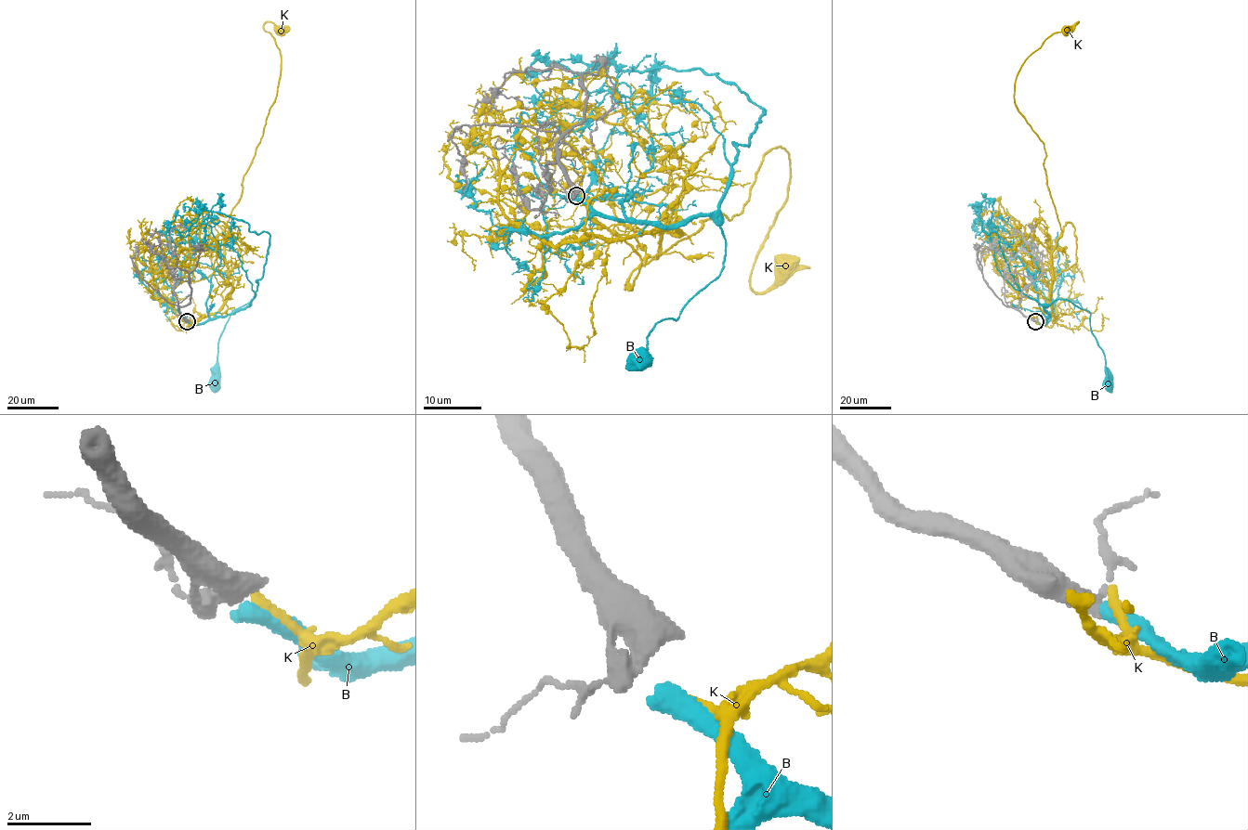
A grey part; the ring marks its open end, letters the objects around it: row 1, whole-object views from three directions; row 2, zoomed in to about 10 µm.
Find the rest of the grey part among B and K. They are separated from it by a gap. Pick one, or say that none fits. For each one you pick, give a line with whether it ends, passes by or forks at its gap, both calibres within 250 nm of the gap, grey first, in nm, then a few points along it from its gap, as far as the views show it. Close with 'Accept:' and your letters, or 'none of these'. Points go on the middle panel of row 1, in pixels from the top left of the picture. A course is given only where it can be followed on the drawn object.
B: it ends; calibres 440 and 480 nm; course (578, 198), (622, 219), (682, 225), (709, 216), (722, 231), (720, 273), (676, 319), (649, 332), (636, 360)
Accept: B

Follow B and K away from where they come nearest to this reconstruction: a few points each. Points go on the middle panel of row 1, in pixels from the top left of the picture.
B: (578, 198), (622, 219), (682, 225), (709, 216), (722, 231), (720, 273), (676, 319), (649, 332), (636, 360)
K: (579, 199), (588, 235), (679, 232), (661, 254), (739, 213), (780, 147), (788, 198), (751, 288), (784, 265)

